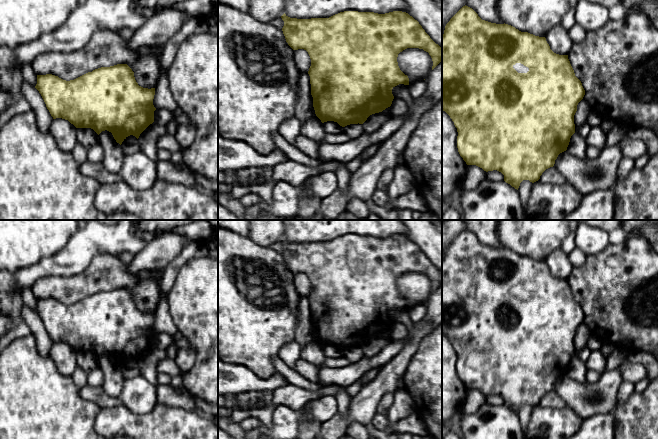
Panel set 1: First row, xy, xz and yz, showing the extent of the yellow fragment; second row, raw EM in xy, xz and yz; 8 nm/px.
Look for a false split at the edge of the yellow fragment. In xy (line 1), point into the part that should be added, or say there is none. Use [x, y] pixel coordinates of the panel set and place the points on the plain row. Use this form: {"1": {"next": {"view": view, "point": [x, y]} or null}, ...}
{"1": {"next": null}}

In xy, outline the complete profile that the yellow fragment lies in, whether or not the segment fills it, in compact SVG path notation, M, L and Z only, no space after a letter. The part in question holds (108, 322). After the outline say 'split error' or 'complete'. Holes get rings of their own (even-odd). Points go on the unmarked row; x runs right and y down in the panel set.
M127 288L101 291L70 305L52 298L37 299L35 312L41 318L53 343L68 344L76 352L91 352L98 359L107 354L112 357L114 363L120 369L130 359L138 363L140 358L154 346L156 332L153 329L153 323L155 312L148 313L139 310L135 304L134 296Z; complete

